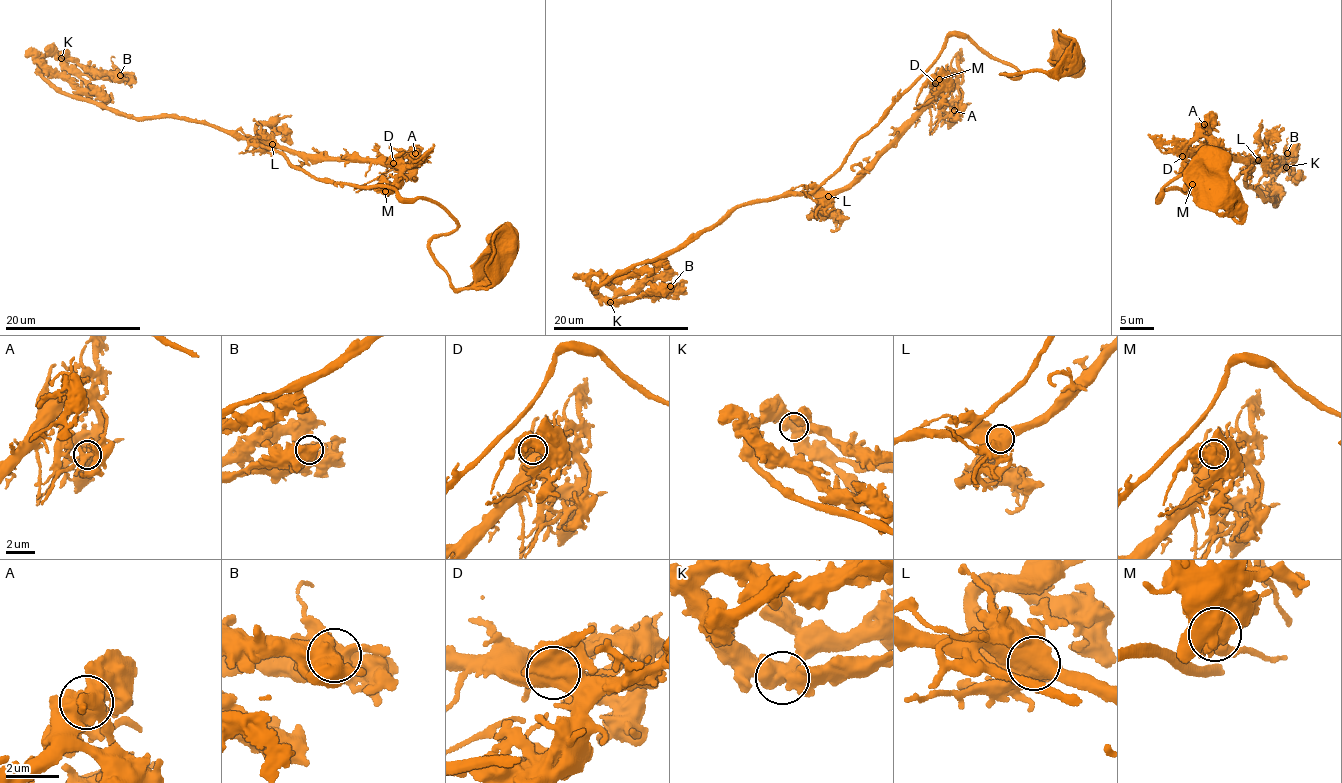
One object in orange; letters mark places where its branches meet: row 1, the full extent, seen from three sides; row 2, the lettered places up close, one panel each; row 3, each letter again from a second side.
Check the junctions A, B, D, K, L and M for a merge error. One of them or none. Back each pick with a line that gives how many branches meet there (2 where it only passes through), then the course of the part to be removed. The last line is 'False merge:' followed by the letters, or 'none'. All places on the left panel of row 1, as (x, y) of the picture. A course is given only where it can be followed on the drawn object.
False merge: none

